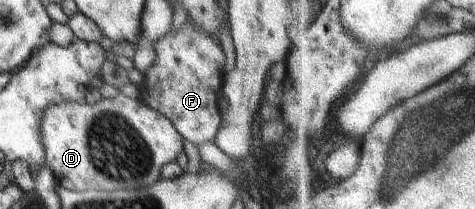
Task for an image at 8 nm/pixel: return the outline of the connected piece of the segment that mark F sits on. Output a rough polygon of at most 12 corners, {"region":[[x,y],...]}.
{"region":[[189,21],[157,39],[140,101],[212,143],[226,56]]}

